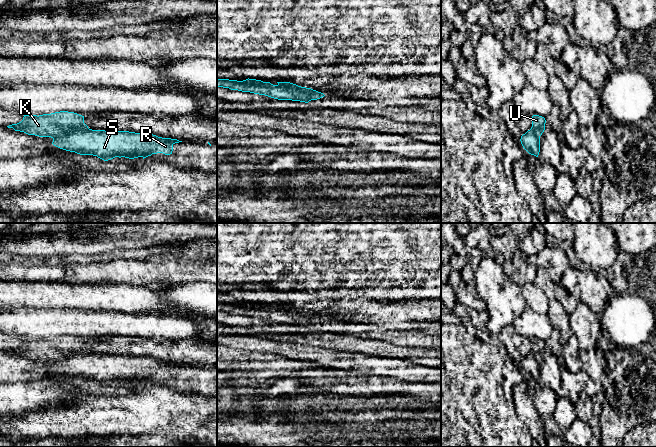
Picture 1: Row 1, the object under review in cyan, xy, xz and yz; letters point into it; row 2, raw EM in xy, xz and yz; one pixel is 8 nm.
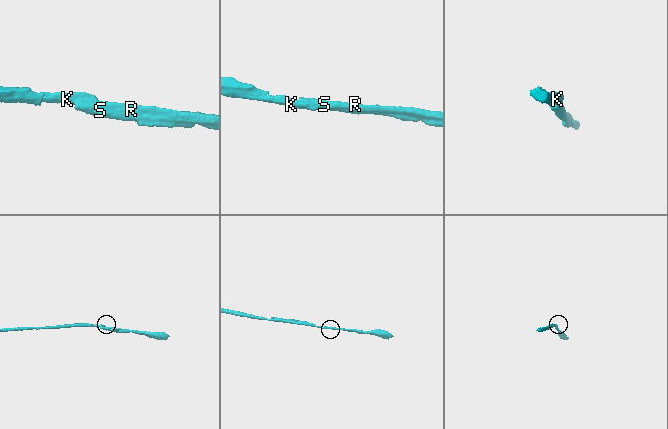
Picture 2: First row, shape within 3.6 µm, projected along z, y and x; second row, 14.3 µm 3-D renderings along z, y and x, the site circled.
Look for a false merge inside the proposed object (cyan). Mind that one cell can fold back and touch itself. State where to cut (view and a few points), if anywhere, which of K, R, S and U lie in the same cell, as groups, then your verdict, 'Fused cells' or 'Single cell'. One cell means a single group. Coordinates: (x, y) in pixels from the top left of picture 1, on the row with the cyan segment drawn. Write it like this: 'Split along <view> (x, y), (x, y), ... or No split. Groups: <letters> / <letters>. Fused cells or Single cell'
Split along xz (278, 84), (293, 89), (308, 89), (317, 92). Groups: K U / R S. Fused cells

